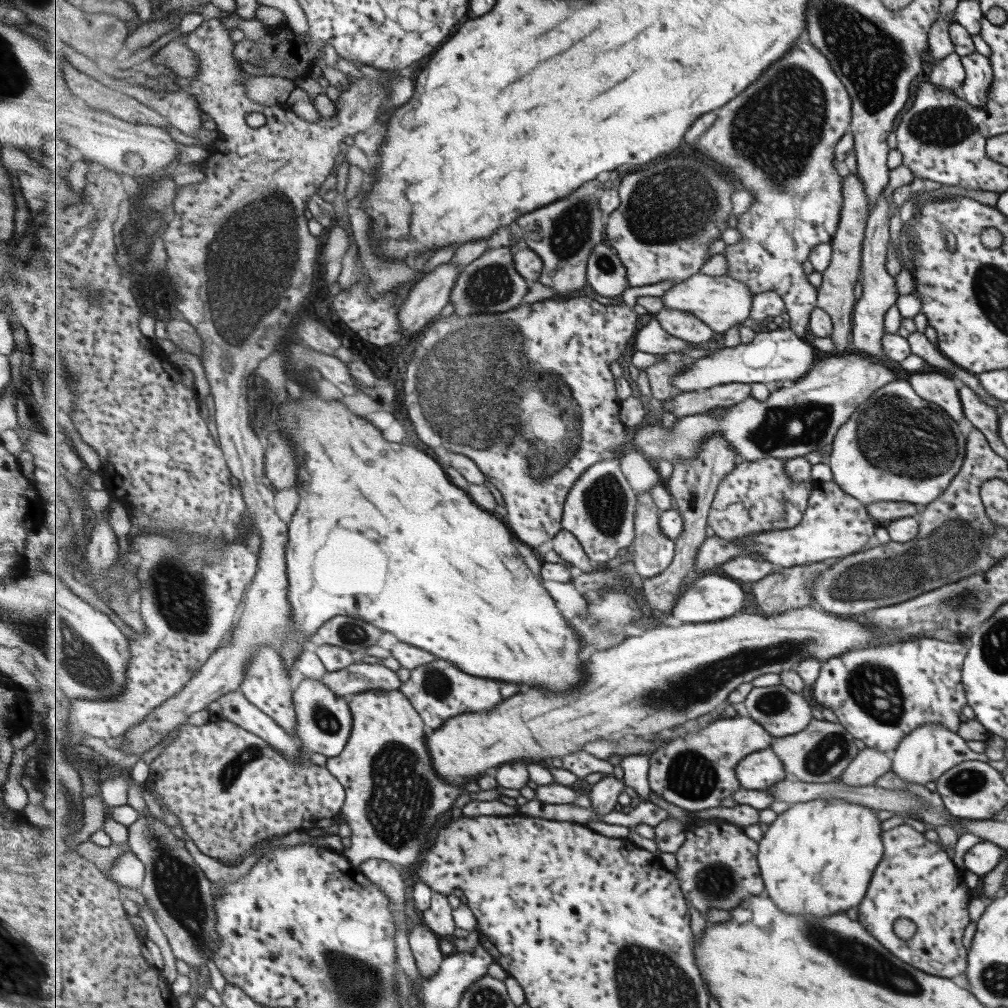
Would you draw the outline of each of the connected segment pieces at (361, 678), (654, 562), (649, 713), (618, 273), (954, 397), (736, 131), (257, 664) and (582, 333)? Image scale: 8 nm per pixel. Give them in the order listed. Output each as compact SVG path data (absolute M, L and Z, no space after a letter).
M355 662L337 672L327 672L322 679L337 695L346 698L376 689L397 692L403 685L397 672L391 668L363 662Z
M651 490L637 494L635 554L636 572L644 579L660 576L671 566L676 556L676 542L661 531L660 514Z
M810 605L803 608L797 607L793 610L787 610L778 615L764 616L763 614L750 614L748 611L744 611L727 619L717 620L715 622L683 623L677 627L657 626L654 629L645 631L640 636L632 636L625 639L624 642L614 648L603 651L599 650L595 656L591 656L591 660L589 660L589 682L585 684L585 688L577 688L573 696L555 696L555 694L545 694L543 690L537 690L537 688L523 688L521 692L517 693L517 696L504 700L503 703L499 704L501 708L495 708L493 712L475 712L449 718L449 720L443 724L442 728L427 732L427 747L429 747L429 753L431 753L431 759L433 759L435 771L437 771L445 781L461 784L463 782L462 780L477 780L485 774L493 773L501 767L501 765L516 762L521 760L521 758L535 758L548 763L551 758L561 758L563 755L569 755L583 750L583 745L597 739L605 738L611 741L618 741L620 738L629 735L653 736L665 729L673 729L679 725L686 725L724 706L727 703L728 694L731 694L737 686L741 686L741 684L745 684L745 682L751 683L755 678L759 678L759 676L763 676L763 674L781 675L781 672L795 669L799 662L809 660L809 658L815 658L815 660L819 660L819 662L822 663L825 660L829 660L829 658L835 658L849 651L876 648L882 645L885 645L885 642L881 642L881 638L877 636L877 632L875 632L873 628L867 628L865 624L861 624L860 620L850 617L839 618L839 615L835 613L821 612L821 610L811 608Z
M599 243L589 256L588 283L599 295L621 298L629 287L627 268L613 247Z
M913 373L907 380L917 396L939 405L955 422L963 412L959 400L958 382L942 373Z
M806 33L789 52L789 55L786 55L781 62L777 62L773 68L769 68L769 72L765 72L765 76L761 76L761 80L757 80L757 84L753 84L753 88L747 88L741 96L737 96L737 100L733 100L733 104L727 104L725 108L721 108L719 118L713 124L713 128L709 128L709 132L705 132L705 136L701 136L701 140L697 144L697 150L703 156L707 156L715 164L719 164L723 170L727 170L735 180L739 180L747 190L751 190L755 194L755 201L751 203L751 207L741 214L741 217L737 217L738 224L736 228L741 230L741 234L743 234L741 241L737 244L727 245L725 248L724 255L727 261L727 274L735 278L735 280L747 284L749 290L755 295L761 294L761 292L769 292L769 290L779 292L781 298L785 300L786 311L790 316L791 325L789 327L802 339L807 334L807 330L810 330L810 320L815 310L815 288L809 282L809 278L807 278L807 274L803 270L803 264L810 260L813 248L817 244L829 243L832 236L836 234L836 227L840 220L841 204L844 202L844 199L843 192L841 192L841 178L837 176L837 172L833 168L833 146L843 136L847 126L849 126L849 96L847 96L843 84L837 80L837 76L829 67L827 60L813 48L813 44Z
M260 646L250 662L247 663L247 675L241 683L239 690L247 697L249 702L259 707L265 714L277 721L288 733L295 738L297 735L297 712L293 706L293 691L291 692L291 678L289 670L283 662L282 656L271 646Z
M553 296L535 304L523 304L513 311L500 314L459 316L453 312L441 320L437 319L421 332L423 337L421 340L418 339L411 362L407 364L406 373L403 375L405 392L403 404L418 438L432 448L442 446L447 451L464 454L473 459L487 476L487 481L501 492L506 505L507 518L504 521L507 526L520 542L532 550L553 540L559 531L564 530L565 503L577 480L593 464L615 458L615 451L619 449L619 445L627 441L625 440L626 426L621 422L622 401L619 400L615 390L615 376L611 372L611 362L617 362L625 354L627 344L637 332L635 324L637 324L637 314L631 306L624 303L619 306L605 306L586 296L572 298Z

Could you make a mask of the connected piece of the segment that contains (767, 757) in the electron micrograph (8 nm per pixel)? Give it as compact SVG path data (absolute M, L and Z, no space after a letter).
M766 748L745 756L737 764L737 778L748 790L766 790L787 779L781 757L773 748Z

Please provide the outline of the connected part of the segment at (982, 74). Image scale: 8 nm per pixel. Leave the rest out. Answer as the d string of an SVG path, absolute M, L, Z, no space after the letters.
M975 52L961 57L960 62L964 69L964 80L958 91L960 98L969 104L969 107L985 108L992 80L992 69L988 58Z

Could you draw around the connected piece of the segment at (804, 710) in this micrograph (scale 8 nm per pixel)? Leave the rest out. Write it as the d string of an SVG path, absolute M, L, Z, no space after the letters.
M785 684L773 687L755 686L746 696L744 704L751 718L776 738L797 734L805 730L814 719L813 712L811 712L813 701L810 699L809 692L795 693Z

